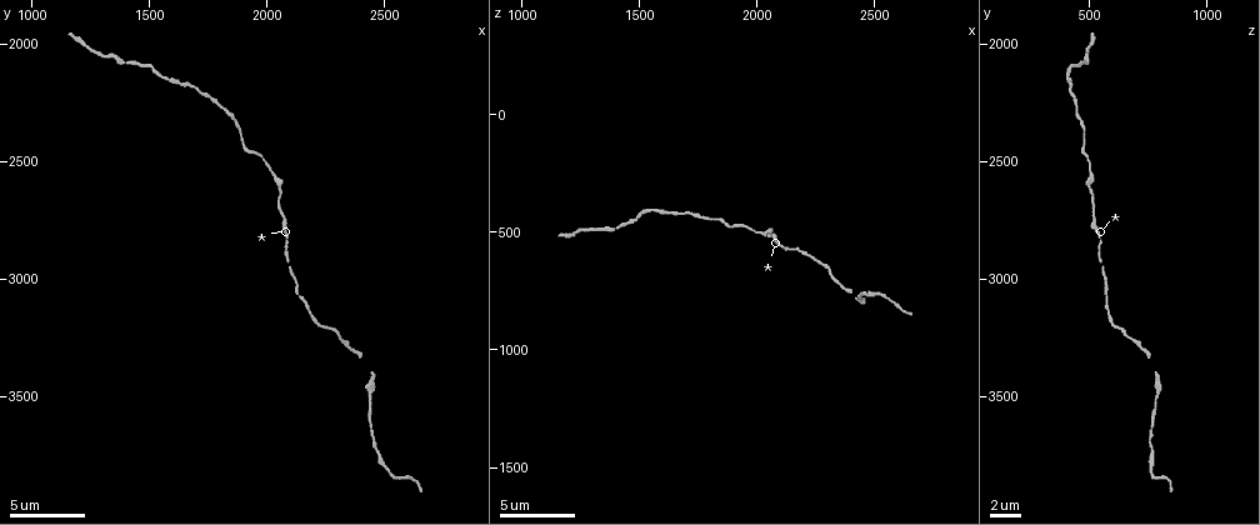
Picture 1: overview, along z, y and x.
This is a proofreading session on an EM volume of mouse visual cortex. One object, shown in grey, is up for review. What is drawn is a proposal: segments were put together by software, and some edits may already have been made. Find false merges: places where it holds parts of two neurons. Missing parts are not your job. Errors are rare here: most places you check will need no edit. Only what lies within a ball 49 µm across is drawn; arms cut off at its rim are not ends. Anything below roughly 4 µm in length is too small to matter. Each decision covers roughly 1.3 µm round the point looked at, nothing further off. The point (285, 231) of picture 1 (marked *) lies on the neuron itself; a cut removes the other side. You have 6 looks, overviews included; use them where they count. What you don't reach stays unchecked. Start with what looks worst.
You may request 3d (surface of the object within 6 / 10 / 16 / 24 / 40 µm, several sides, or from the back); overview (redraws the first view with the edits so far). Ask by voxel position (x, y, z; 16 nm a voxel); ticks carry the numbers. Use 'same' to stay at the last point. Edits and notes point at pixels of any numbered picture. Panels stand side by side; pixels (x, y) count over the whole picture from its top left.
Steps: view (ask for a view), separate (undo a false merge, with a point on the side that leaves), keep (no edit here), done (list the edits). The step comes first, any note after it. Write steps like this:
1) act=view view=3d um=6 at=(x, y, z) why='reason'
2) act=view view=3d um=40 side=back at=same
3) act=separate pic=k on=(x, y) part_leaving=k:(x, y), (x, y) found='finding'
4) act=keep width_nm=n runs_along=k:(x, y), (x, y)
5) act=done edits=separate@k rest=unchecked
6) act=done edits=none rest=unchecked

act=view view=3d um=10 at=(2010, 2540, 510)

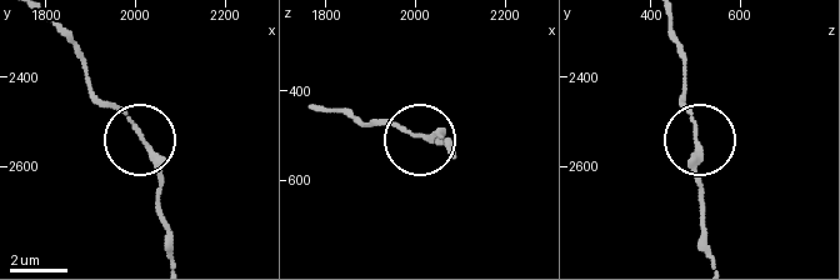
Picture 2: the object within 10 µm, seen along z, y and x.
act=keep found='all the same neuron'

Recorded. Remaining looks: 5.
act=view view=3d um=10 at=(2440, 3540, 780) why='calibre changes'

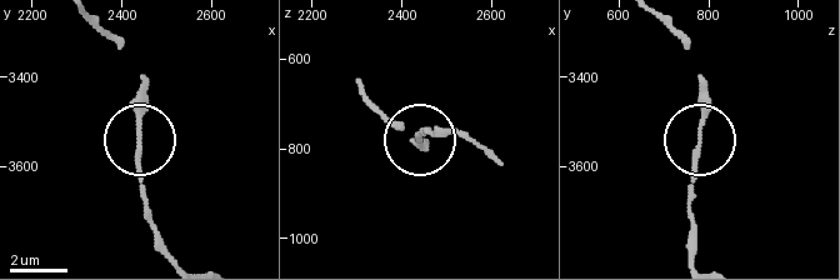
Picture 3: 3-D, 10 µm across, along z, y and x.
act=keep runs_along=3:(93, 23), (143, 79), (143, 214) found='continuous, no second neuron'

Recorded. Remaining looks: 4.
act=view view=3d um=10 at=(1670, 2190, 420) why='a narrow waist'

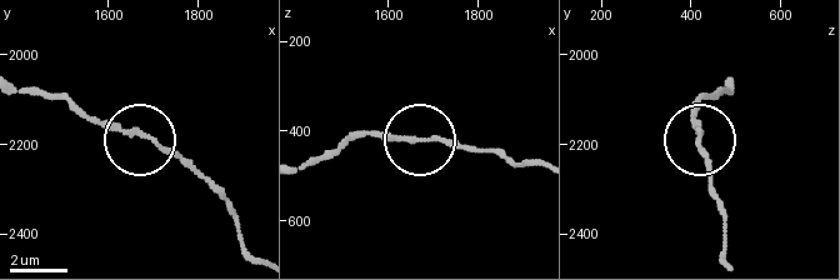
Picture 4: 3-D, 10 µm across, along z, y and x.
act=view view=3d um=10 side=back at=(1670, 2180, 410)

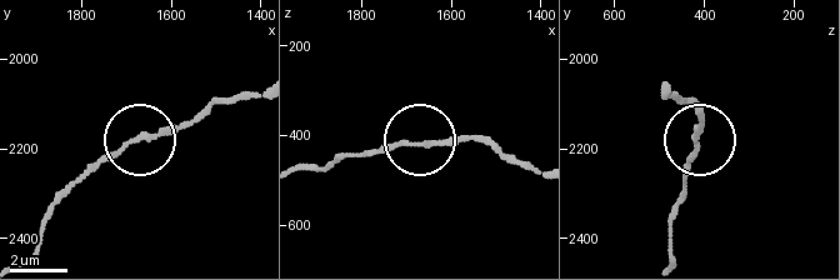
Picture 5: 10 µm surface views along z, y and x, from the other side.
act=keep width_nm=150 runs_along=5:(668, 259), (668, 223), (696, 146), (696, 118) found='one neuron here'

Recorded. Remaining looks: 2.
act=done edits=none rest=unchecked

